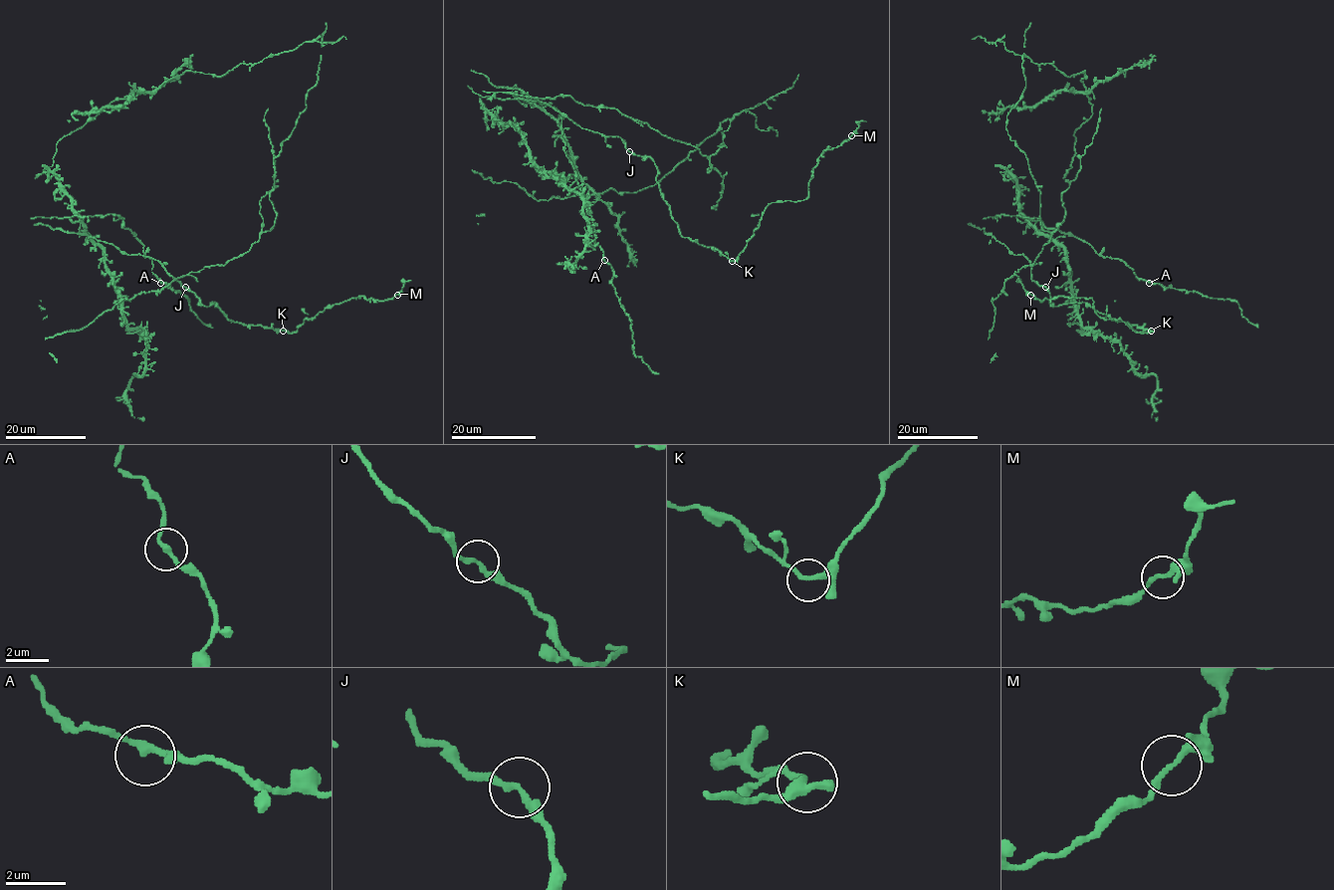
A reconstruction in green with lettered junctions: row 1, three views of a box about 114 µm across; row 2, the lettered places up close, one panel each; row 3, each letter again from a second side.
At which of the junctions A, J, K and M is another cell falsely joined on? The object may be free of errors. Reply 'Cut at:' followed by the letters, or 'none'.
Cut at: none

